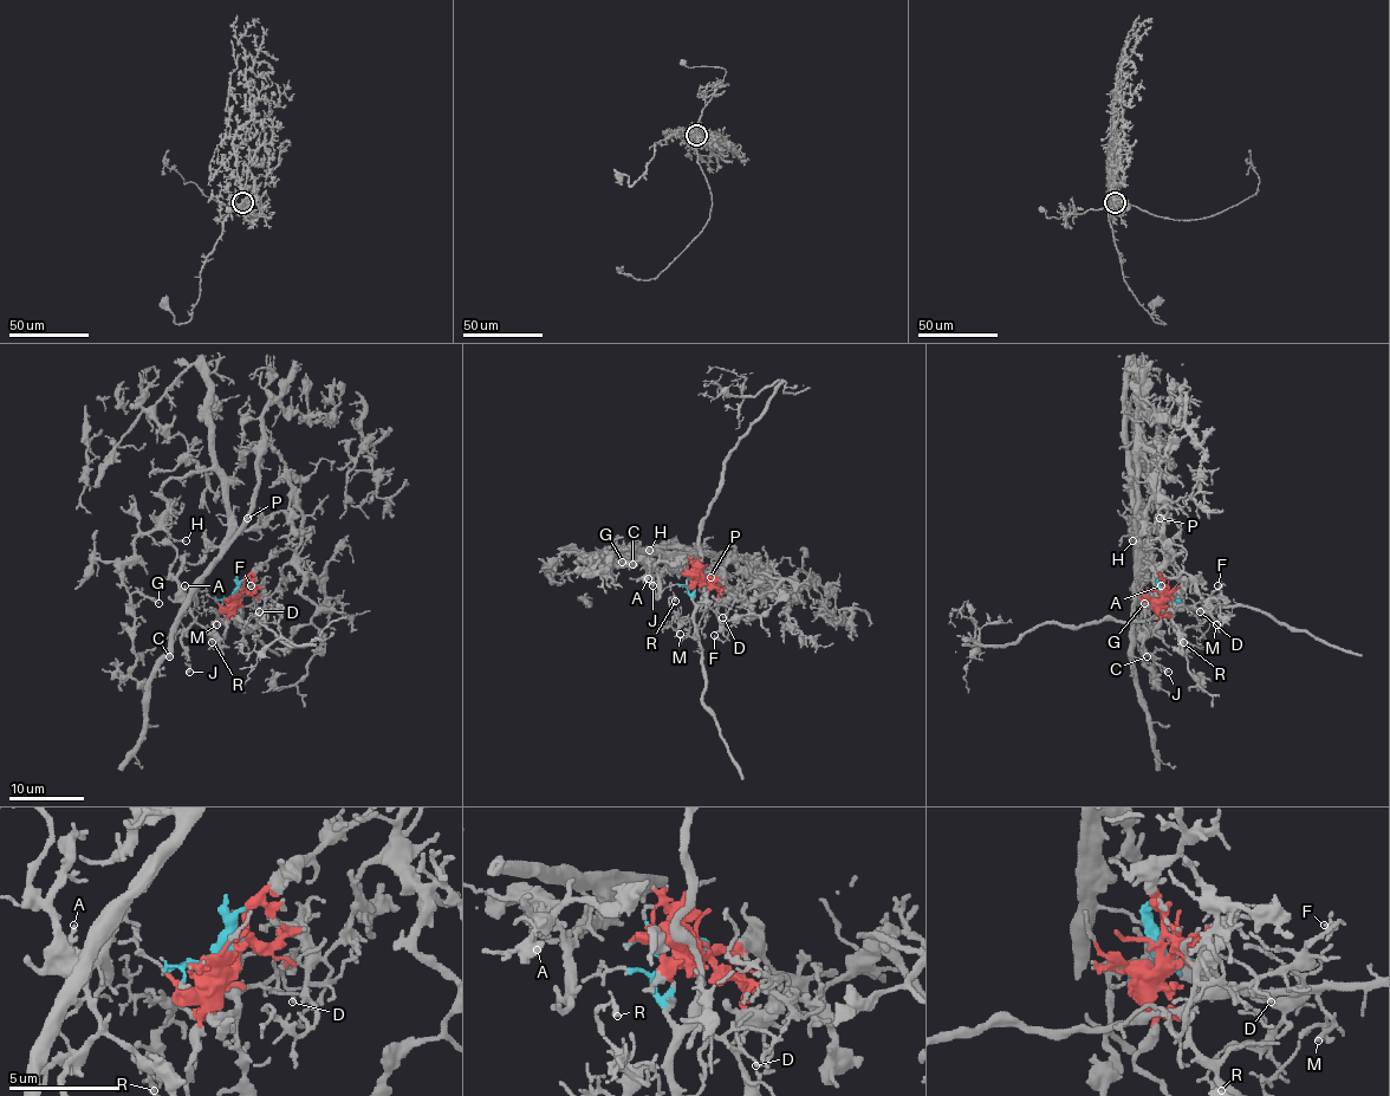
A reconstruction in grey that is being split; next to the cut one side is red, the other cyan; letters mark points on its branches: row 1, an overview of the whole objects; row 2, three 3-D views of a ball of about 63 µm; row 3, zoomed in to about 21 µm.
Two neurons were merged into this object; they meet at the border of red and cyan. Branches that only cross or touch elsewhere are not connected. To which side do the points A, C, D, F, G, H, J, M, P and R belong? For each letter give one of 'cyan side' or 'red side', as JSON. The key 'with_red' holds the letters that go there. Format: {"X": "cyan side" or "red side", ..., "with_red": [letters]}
{"A": "red side", "C": "red side", "D": "cyan side", "F": "cyan side", "G": "red side", "H": "red side", "J": "red side", "M": "cyan side", "P": "red side", "R": "cyan side", "with_red": ["A", "C", "G", "H", "J", "P"]}

